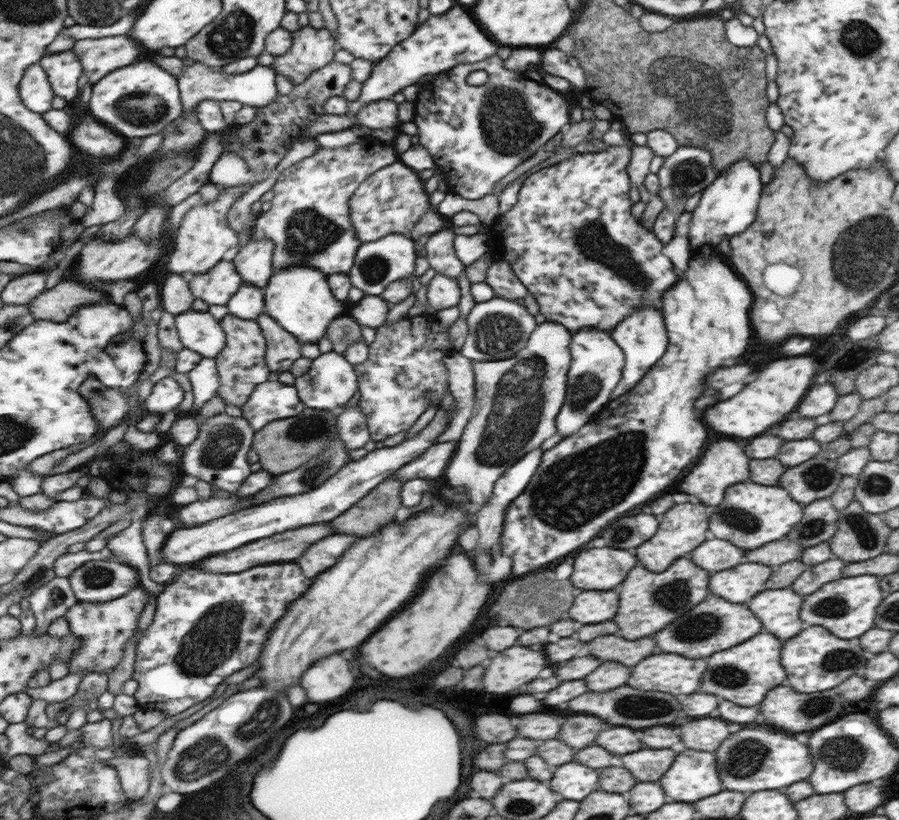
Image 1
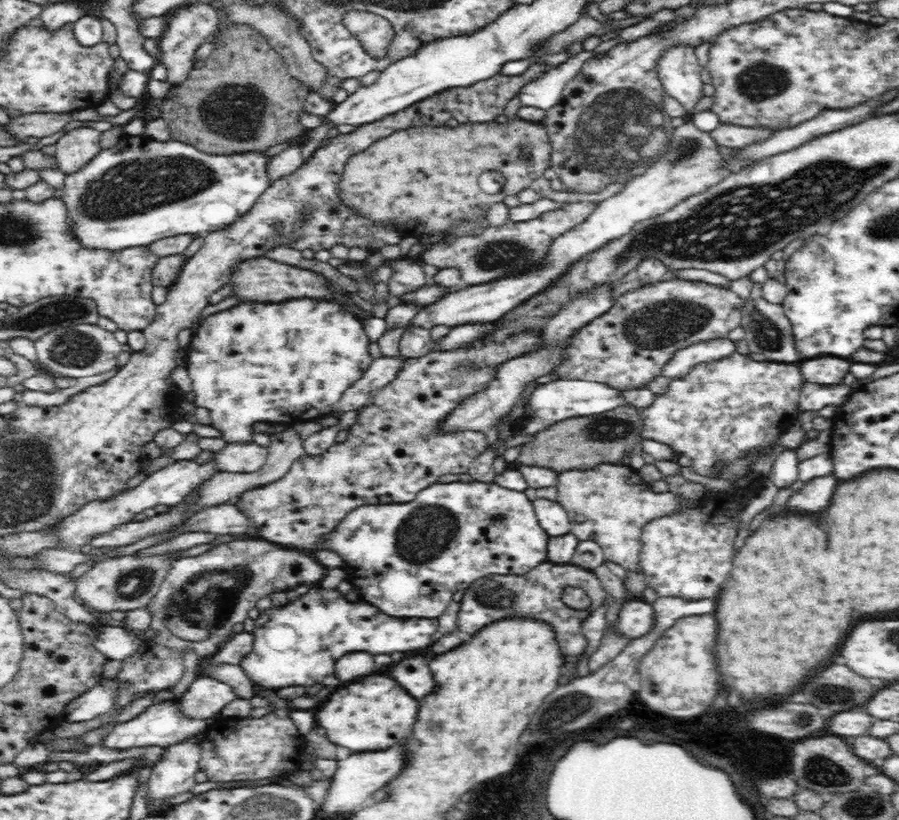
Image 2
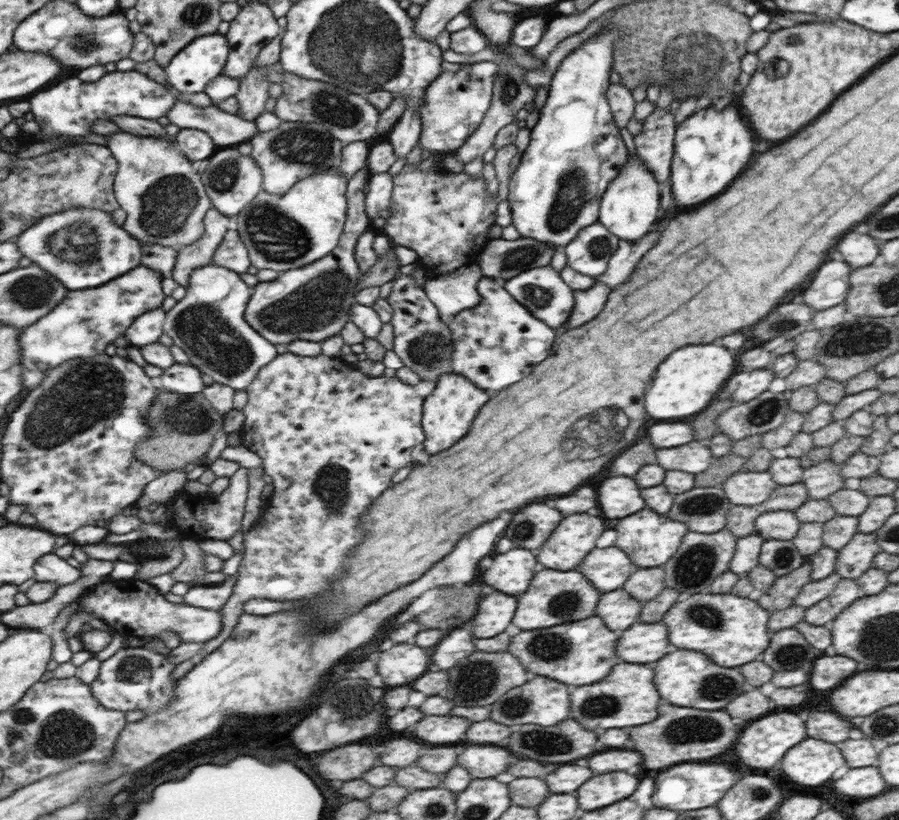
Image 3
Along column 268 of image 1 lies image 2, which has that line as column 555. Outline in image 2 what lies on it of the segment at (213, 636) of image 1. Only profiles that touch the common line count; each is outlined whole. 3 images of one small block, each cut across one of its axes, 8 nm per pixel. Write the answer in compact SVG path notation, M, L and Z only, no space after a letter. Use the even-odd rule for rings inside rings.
M546 560L524 575L492 575L476 580L470 585L470 588L465 590L463 599L460 601L462 602L462 610L460 610L460 622L458 624L460 624L462 632L476 636L488 624L494 624L494 622L506 620L506 618L540 620L544 624L550 624L550 628L554 630L560 654L573 657L574 652L582 655L585 652L588 640L582 632L582 626L584 626L586 618L590 618L590 614L596 612L604 604L606 598L611 598L611 595L604 590L602 582L592 570L570 564L557 565ZM564 586L584 588L588 592L588 596L592 598L590 610L568 608L560 600Z

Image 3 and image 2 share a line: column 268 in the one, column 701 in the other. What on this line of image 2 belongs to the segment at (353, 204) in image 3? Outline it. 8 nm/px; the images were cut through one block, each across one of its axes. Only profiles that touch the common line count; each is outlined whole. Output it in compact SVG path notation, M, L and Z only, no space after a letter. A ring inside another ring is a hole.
M668 278L664 281L658 281L656 283L649 283L636 290L632 290L632 292L620 292L618 294L618 298L616 297L615 303L612 305L612 308L607 312L604 312L601 316L597 318L590 319L584 326L580 326L580 328L576 328L568 338L566 339L566 344L564 344L564 348L560 348L560 362L558 362L558 366L556 366L549 374L550 378L554 378L554 380L588 380L588 381L596 381L603 382L604 384L609 384L614 388L619 388L624 391L631 390L644 390L648 389L648 384L650 382L654 382L658 376L663 375L663 368L666 362L668 362L668 358L672 356L672 352L675 350L684 348L684 346L688 346L688 344L692 344L692 342L696 342L696 340L708 340L708 338L718 338L718 336L728 336L732 330L741 326L741 318L742 318L742 310L745 305L744 299L740 298L738 294L734 293L734 291L723 289L717 287L716 285L711 285L702 281L690 281L690 280L682 280L682 279L673 279Z

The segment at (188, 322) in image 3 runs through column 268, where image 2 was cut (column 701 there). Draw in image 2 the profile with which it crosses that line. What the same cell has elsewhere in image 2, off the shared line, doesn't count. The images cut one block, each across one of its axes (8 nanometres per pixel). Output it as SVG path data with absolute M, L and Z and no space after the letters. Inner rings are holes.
M727 336L696 340L684 348L672 352L664 365L663 376L684 380L692 370L709 362L723 361L736 353L736 344Z

